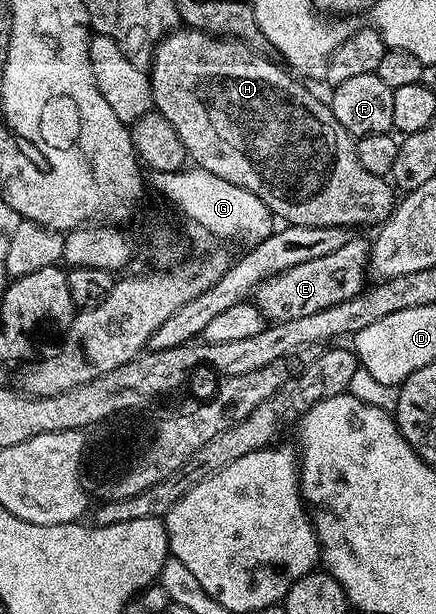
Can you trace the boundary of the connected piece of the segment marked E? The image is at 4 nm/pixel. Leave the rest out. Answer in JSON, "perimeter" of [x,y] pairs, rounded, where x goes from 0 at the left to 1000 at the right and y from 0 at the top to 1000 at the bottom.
{"perimeter":[[[805,386],[780,406],[764,407],[743,419],[697,425],[697,432],[677,432],[599,461],[587,476],[587,495],[608,518],[631,526],[670,523],[679,516],[709,516],[713,510],[734,510],[734,503],[780,497],[780,490],[798,490],[830,479],[842,466],[846,433],[849,396]]]}

